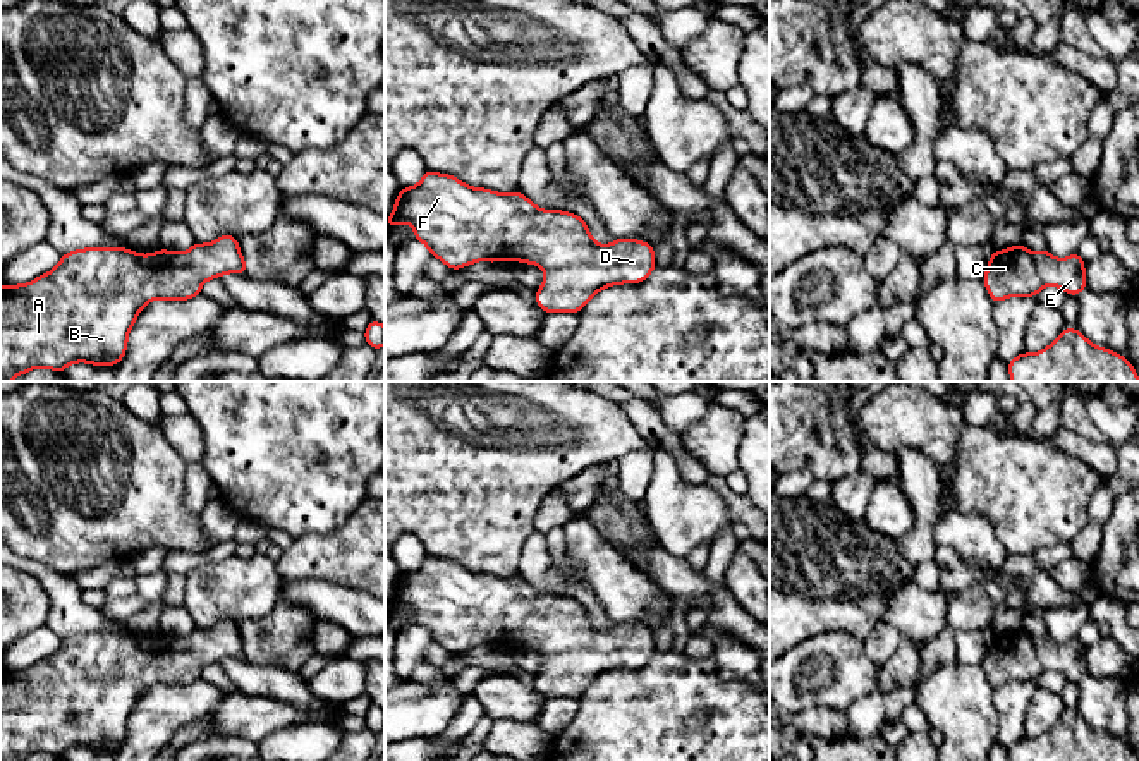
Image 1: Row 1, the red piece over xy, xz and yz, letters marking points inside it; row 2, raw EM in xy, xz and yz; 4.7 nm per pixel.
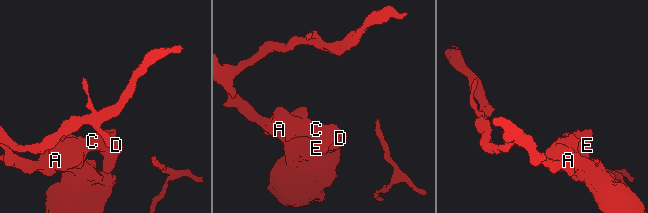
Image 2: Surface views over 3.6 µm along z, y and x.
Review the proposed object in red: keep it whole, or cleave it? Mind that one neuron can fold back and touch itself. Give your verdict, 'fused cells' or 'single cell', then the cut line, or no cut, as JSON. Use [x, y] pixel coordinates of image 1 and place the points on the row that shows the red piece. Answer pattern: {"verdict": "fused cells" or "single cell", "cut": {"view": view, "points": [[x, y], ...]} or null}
{"verdict": "single cell", "cut": null}

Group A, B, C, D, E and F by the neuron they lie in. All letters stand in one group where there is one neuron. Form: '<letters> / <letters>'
A B C D E F

